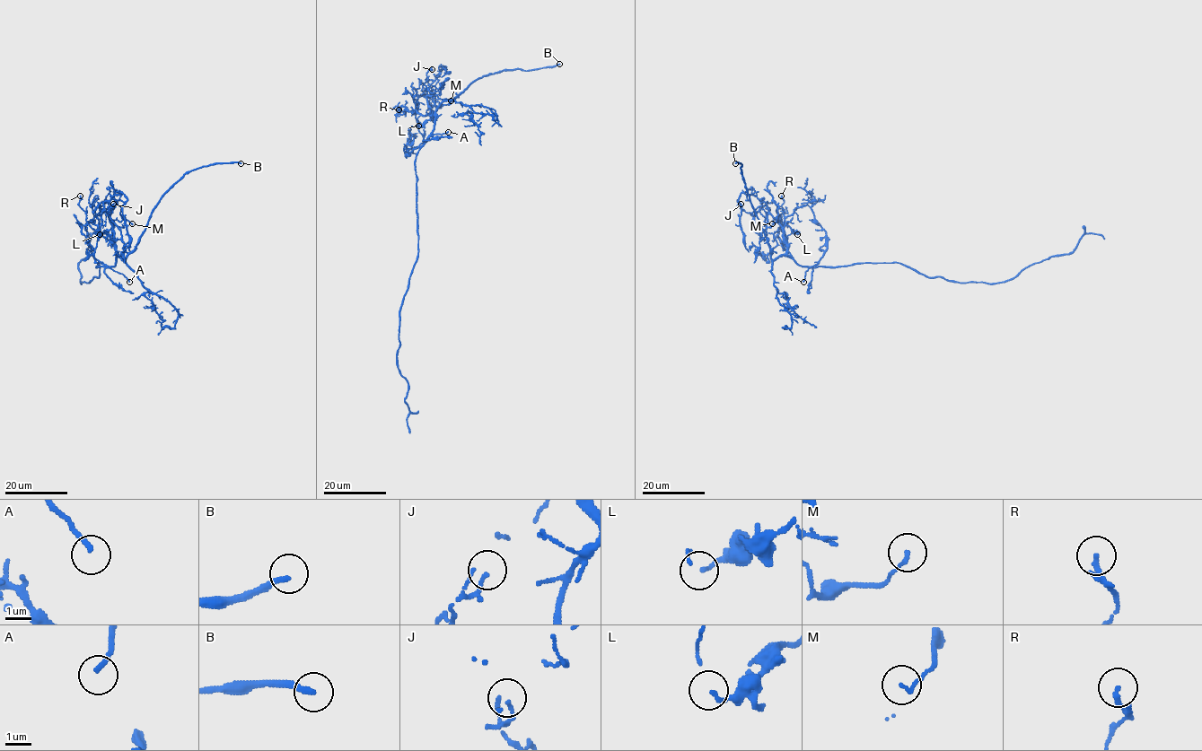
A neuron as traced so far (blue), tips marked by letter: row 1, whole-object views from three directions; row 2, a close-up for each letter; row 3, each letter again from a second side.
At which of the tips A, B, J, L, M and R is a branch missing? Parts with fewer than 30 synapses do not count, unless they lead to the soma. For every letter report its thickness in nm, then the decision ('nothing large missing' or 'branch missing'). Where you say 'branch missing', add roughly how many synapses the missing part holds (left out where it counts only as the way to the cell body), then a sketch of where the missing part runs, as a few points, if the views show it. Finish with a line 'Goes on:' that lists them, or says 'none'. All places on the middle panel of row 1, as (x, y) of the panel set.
A: 170 nm thick; branch missing; about 60 synapses; missing branch runs (448, 132), (478, 130), (498, 142), (504, 136)
B: 240 nm thick; branch missing; about 80 synapses
J: 80 nm thick; nothing large missing
L: 110 nm thick; nothing large missing
M: 120 nm thick; nothing large missing
R: 180 nm thick; nothing large missing
Goes on: A, B

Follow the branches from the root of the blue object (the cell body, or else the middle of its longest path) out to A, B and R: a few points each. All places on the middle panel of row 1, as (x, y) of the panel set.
A: (416, 191), (416, 154), (429, 137), (448, 132)
B: (416, 191), (415, 156), (433, 129), (435, 109), (443, 100), (454, 98), (484, 75), (559, 64)
R: (416, 191), (415, 156), (432, 131), (435, 117), (414, 110), (397, 109), (398, 112), (399, 109)

